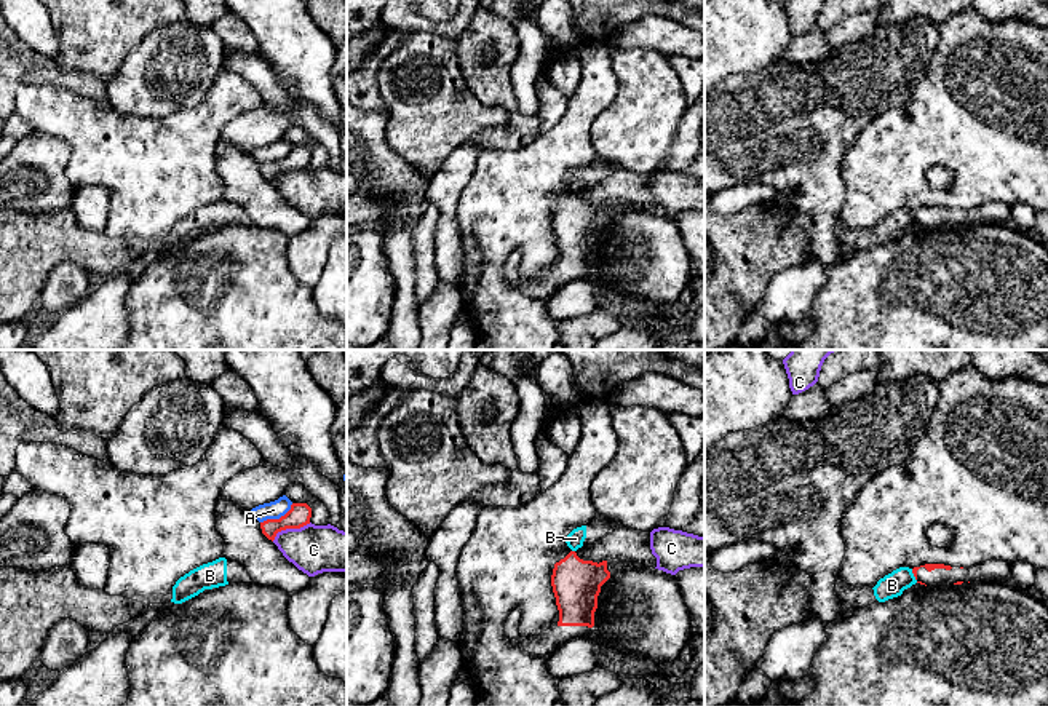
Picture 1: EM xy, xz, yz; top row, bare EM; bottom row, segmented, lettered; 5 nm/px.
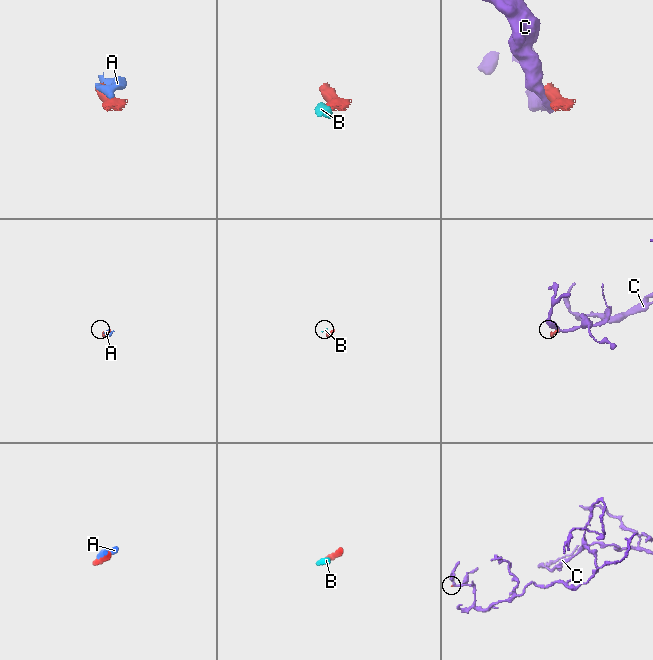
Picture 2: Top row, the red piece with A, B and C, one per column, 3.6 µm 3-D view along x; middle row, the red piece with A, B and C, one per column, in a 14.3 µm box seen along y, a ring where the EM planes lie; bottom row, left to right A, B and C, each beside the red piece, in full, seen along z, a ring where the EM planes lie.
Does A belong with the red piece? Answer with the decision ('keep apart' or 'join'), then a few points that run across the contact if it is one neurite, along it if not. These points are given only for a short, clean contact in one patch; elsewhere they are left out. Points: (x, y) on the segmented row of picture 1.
join

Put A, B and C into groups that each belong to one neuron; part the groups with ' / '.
A / B / C

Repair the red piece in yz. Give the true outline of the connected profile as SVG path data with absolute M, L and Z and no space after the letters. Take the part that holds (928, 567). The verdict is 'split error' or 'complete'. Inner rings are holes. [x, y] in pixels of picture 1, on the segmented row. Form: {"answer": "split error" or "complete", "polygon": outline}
{"answer": "split error", "polygon": "M997 559L986 561L973 569L925 564L914 567L912 573L917 583L925 586L951 586L970 581L1011 581L1010 564Z"}

